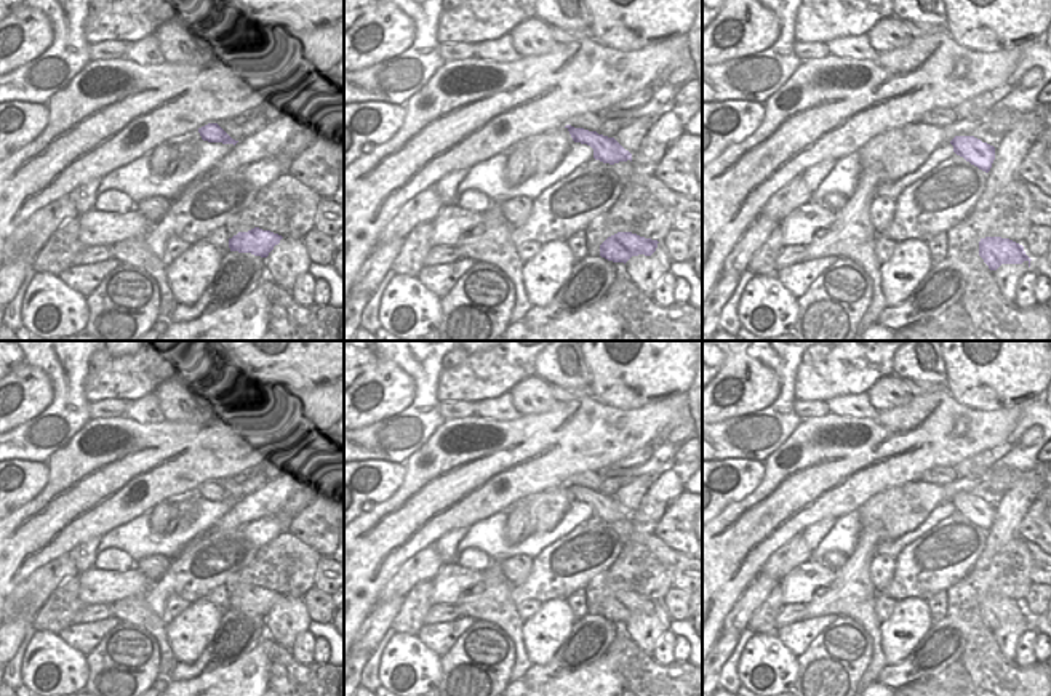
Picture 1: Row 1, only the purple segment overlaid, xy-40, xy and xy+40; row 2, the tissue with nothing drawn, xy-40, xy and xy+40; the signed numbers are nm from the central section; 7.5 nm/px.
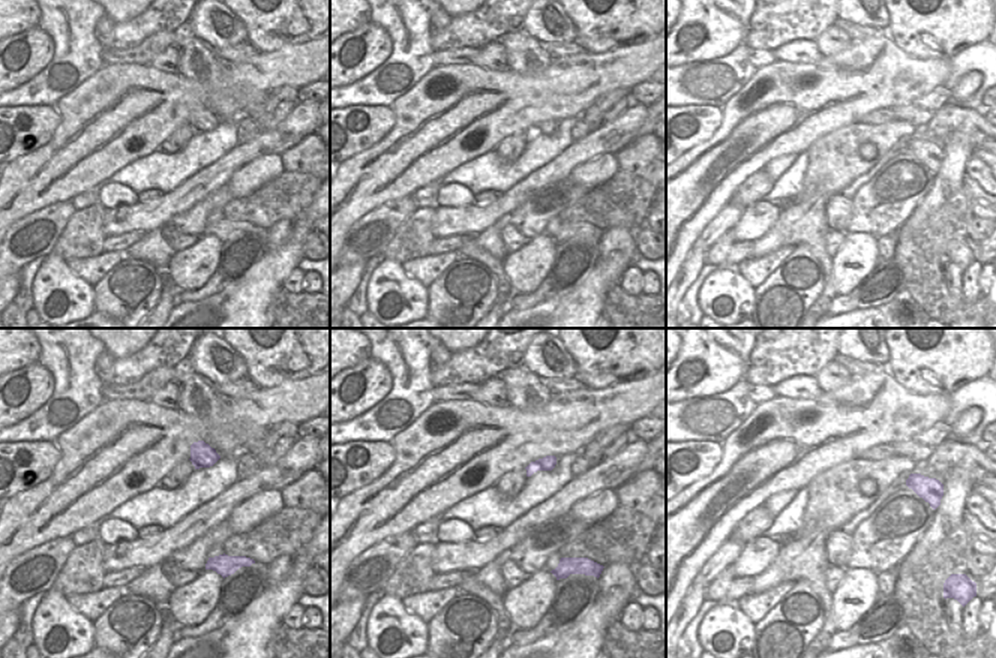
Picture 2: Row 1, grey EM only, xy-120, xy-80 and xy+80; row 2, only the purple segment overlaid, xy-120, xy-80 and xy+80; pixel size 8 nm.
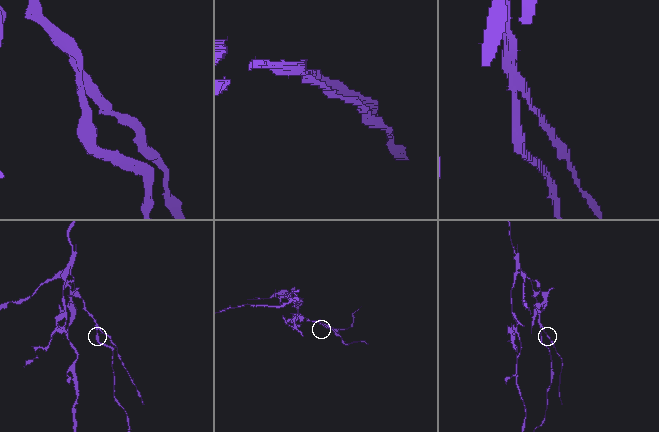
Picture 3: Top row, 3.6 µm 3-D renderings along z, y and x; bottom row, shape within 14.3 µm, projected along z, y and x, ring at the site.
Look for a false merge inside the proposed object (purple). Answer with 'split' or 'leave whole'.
split

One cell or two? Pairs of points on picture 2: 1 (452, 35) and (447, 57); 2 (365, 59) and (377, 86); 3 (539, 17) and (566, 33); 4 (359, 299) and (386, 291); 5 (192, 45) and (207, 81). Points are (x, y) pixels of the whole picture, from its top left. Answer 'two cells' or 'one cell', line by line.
1: two cells
2: two cells
3: one cell
4: two cells
5: one cell

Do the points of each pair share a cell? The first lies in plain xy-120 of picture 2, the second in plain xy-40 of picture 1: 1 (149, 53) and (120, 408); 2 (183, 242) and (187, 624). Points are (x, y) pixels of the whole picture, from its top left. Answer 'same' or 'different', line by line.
1: same
2: different

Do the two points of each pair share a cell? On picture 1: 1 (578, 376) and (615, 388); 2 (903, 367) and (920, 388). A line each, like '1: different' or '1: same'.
1: different
2: different

